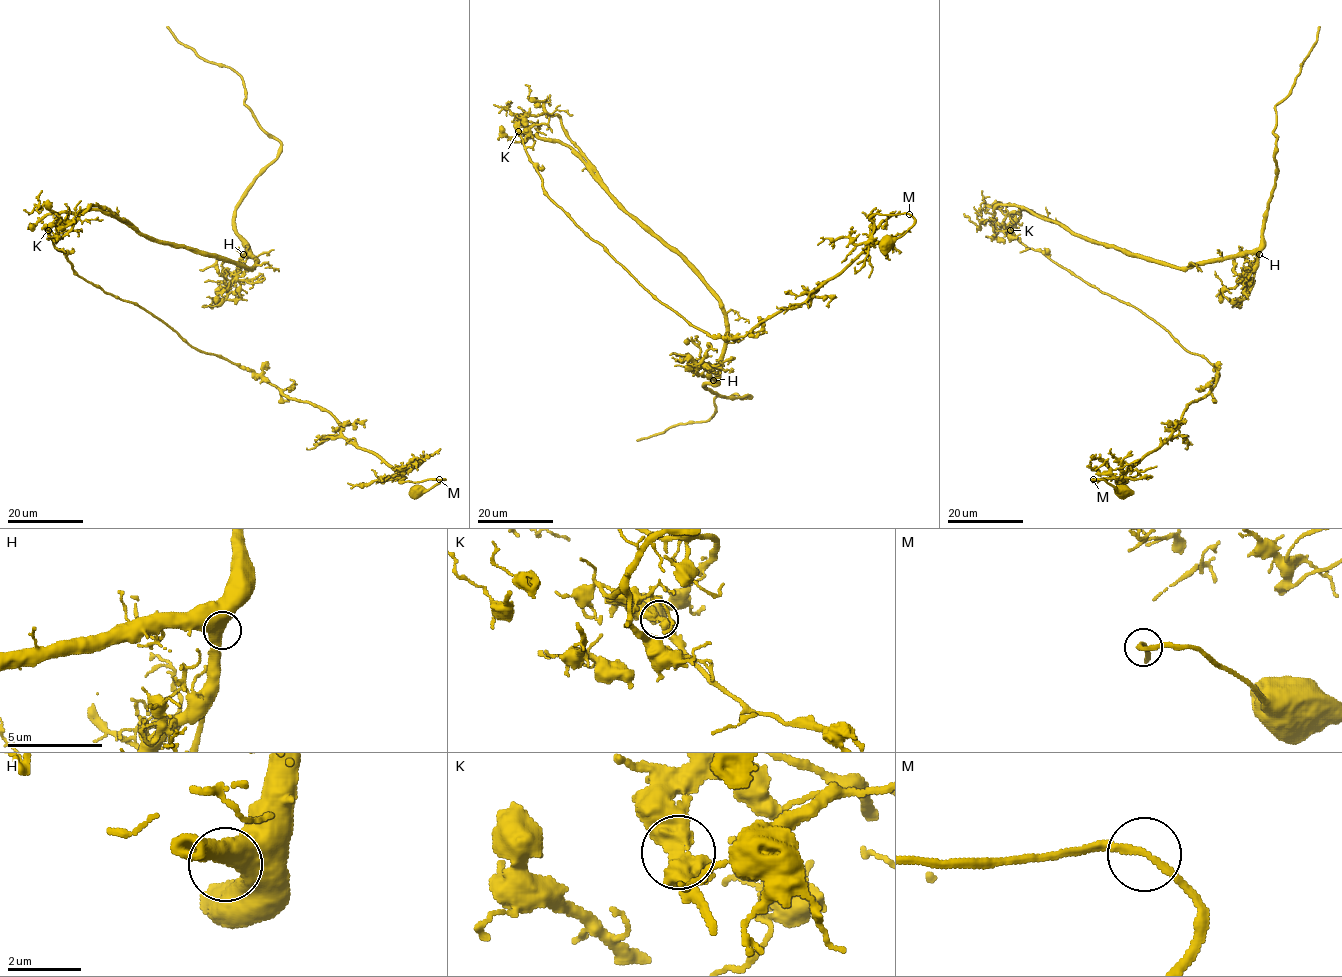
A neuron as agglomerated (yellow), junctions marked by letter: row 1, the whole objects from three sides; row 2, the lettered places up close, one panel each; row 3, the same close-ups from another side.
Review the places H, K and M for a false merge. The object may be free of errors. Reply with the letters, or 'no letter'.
K

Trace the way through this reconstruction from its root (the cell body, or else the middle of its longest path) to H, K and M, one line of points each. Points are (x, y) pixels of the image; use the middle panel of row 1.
H: (887, 244), (909, 214), (712, 336), (548, 195), (522, 132), (719, 302), (713, 380)
K: (887, 244), (909, 214), (873, 214), (868, 245), (808, 301), (743, 336), (712, 336), (548, 195), (518, 130)
M: (887, 244), (900, 238), (913, 224), (915, 220), (909, 214)

